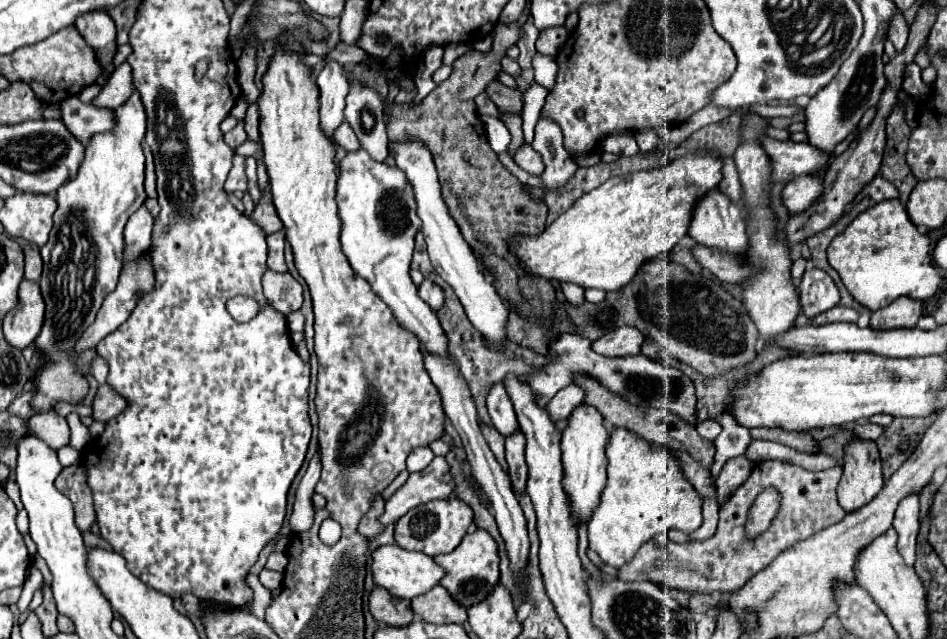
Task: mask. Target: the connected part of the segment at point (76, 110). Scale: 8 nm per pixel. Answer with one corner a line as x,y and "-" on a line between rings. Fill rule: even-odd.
76,96
62,102
62,122
82,144
88,144
94,134
110,132
116,126
114,110
86,106

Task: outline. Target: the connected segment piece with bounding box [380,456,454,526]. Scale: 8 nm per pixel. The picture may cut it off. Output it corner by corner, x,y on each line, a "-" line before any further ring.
436,456
428,468
410,474
406,484
398,488
388,500
386,510
380,516
380,522
394,524
398,522
410,508
416,508
420,504
426,504
430,500
444,500
452,496
452,478
448,474
448,464
444,456

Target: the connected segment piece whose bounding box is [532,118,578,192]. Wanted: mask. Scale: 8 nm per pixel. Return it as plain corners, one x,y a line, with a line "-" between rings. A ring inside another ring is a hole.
540,118
536,124
536,136
532,148
540,152
542,162
546,164
546,170
540,176
544,192
560,192
578,170
578,164
570,158
570,154
562,146
560,126
556,126
548,118

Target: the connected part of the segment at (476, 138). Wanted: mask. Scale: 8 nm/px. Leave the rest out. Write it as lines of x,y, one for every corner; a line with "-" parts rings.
526,2
526,8
516,22
496,24
492,50
484,54
478,50
468,50
466,54
462,54
452,64
452,76
436,86
420,104
388,104
386,74
380,68
366,70
356,64
344,64
342,68
344,76
354,76
360,84
370,86
374,92
380,94
384,102
384,120
390,140
420,138
428,144
436,162
444,202
450,208
456,224
460,226
462,236
472,250
484,254
486,268
492,274
492,284
496,286
504,302
516,306
516,310
524,316
534,318
540,314
552,314
556,294
548,280
528,280
528,276
524,276
524,272
516,268
516,260
512,260
512,252
508,252
508,240
512,240
512,236
524,234
538,236
540,230
544,230
548,208
544,202
538,204
530,200
520,190
520,182
498,162
496,152
486,140
484,126
478,120
474,106
474,96
484,92
486,84
490,84
496,72
500,72
500,58
506,54
508,46
520,40
520,26
524,26
526,18
530,16
530,9
530,3

